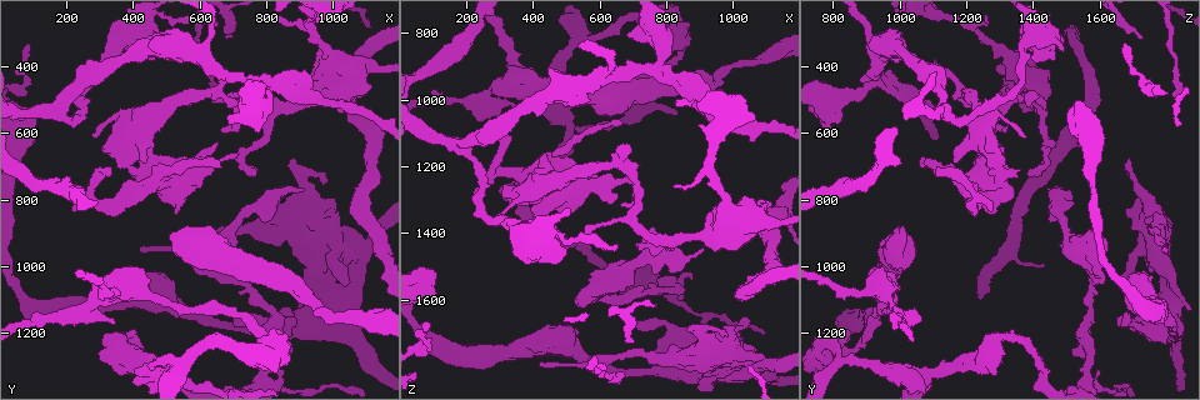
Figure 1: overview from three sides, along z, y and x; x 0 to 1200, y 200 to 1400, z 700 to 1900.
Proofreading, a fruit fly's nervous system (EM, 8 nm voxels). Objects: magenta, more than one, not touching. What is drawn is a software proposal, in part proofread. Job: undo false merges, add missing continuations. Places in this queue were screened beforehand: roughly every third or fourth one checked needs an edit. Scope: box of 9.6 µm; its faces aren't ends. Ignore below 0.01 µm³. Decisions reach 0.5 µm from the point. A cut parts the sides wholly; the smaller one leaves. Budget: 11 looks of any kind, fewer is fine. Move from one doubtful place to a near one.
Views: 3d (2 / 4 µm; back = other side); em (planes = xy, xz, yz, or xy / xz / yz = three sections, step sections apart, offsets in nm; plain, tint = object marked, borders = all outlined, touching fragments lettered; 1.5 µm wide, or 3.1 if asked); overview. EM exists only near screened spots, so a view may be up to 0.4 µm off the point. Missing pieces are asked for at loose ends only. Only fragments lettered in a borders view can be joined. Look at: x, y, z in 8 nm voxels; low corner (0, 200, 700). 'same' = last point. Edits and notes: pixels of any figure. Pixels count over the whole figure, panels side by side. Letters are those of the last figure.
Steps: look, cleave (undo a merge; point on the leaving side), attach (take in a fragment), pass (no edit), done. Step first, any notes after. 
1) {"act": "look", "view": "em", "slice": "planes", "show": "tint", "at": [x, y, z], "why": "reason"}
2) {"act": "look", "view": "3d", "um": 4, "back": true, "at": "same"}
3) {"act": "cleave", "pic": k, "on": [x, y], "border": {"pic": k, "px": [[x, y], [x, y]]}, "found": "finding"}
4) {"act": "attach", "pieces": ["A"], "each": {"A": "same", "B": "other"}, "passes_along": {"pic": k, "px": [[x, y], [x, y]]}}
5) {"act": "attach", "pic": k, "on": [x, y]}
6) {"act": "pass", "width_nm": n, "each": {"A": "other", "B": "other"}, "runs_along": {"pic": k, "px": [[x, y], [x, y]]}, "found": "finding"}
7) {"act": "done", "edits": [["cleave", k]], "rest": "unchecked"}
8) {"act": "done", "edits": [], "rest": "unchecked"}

{"act": "look", "view": "em", "slice": "xz", "step": 4, "show": "borders", "at": [670, 410, 1130], "why": "free end"}

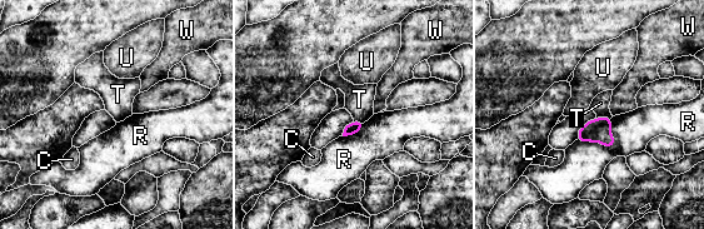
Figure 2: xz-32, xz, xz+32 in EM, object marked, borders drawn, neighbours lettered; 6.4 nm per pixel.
{"act": "look", "view": "em", "slice": "yz", "step": 4, "show": "borders", "at": "same"}

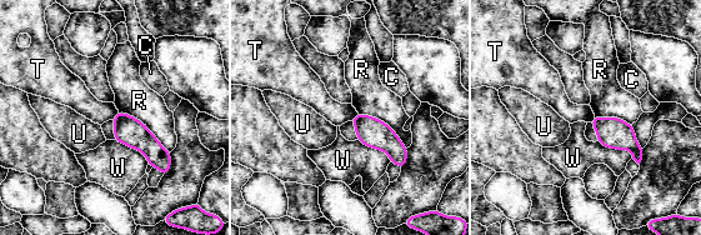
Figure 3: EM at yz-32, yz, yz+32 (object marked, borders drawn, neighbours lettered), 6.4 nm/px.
{"act": "pass", "longest_contact_nm": ["R", 440], "each": {"C": "other", "R": "other", "T": "other", "U": "other", "W": "other"}, "found": "none of them fits"}

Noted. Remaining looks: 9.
{"act": "look", "view": "3d", "um": 2, "at": [700, 310, 1730], "why": "branch stops here"}

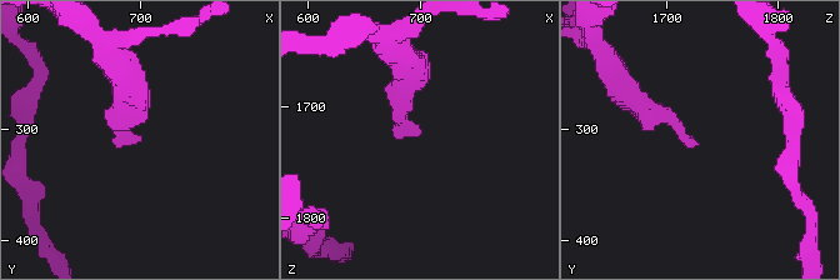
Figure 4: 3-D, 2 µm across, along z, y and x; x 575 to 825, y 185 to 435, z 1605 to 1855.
{"act": "look", "view": "em", "slice": "planes", "show": "borders", "at": [698, 310, 1722]}

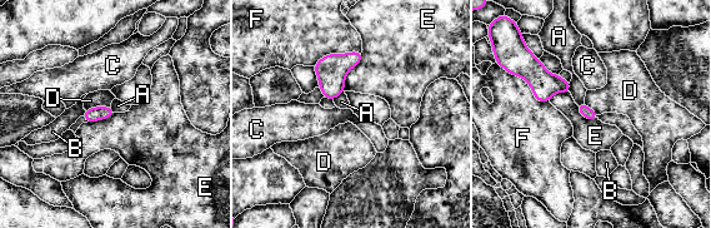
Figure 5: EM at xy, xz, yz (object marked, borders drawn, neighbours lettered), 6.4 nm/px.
{"act": "pass", "each": {"A": "other", "B": "other", "C": "other", "D": "other", "E": "other", "F": "other"}, "border": {"pic": 5, "px": [[362, 51], [344, 90]]}, "found": "none of them fits"}

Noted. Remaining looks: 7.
{"act": "look", "view": "em", "slice": "xy", "step": 8, "show": "tint", "at": [1070, 990, 1790], "why": "branch point"}

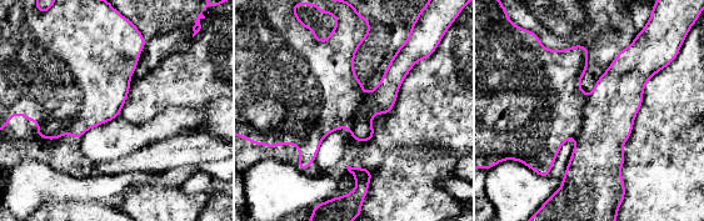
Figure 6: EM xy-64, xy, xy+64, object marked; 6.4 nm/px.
{"act": "look", "view": "em", "slice": "planes", "show": "borders", "at": "same"}

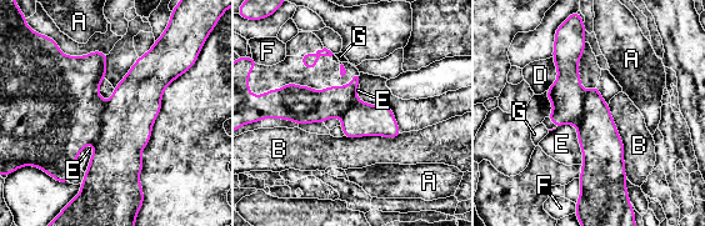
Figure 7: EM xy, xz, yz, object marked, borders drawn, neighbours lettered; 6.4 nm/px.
{"act": "cleave", "pic": 7, "on": [65, 112], "width_nm": 220, "each": {"A": "other", "B": "other", "D": "other", "E": "other", "F": "other", "G": "other"}, "found": "a second cell is stuck on"}

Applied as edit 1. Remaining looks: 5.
{"act": "look", "view": "em", "um": 3.1, "slice": "yz", "step": 8, "show": "tint", "at": [220, 830, 1280], "why": "free end"}

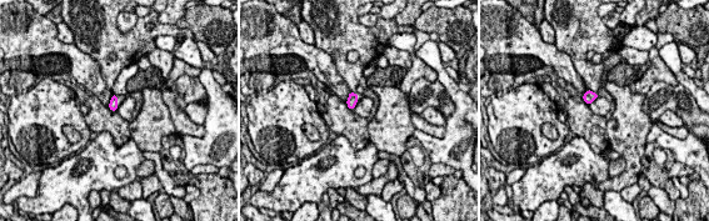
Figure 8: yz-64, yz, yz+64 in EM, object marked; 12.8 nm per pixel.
{"act": "look", "view": "em", "um": 3.1, "slice": "yz", "step": 8, "show": "borders", "at": "same", "why": "what lies round it"}

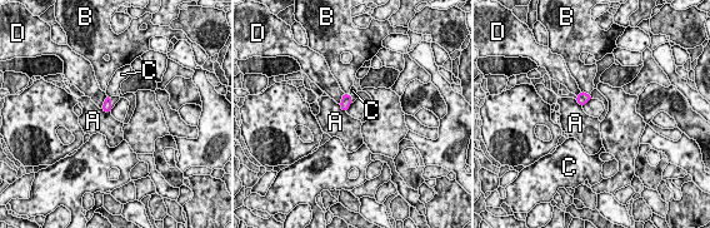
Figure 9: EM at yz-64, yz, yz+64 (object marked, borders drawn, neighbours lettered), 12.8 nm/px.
{"act": "pass", "each": {"A": "other", "B": "other", "C": "other", "D": "other"}, "border": {"pic": 9, "px": [[106, 95], [101, 108]]}, "found": "none of them fits"}

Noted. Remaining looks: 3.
{"act": "done", "edits": [["cleave", 7]], "rest": "unchecked"}

